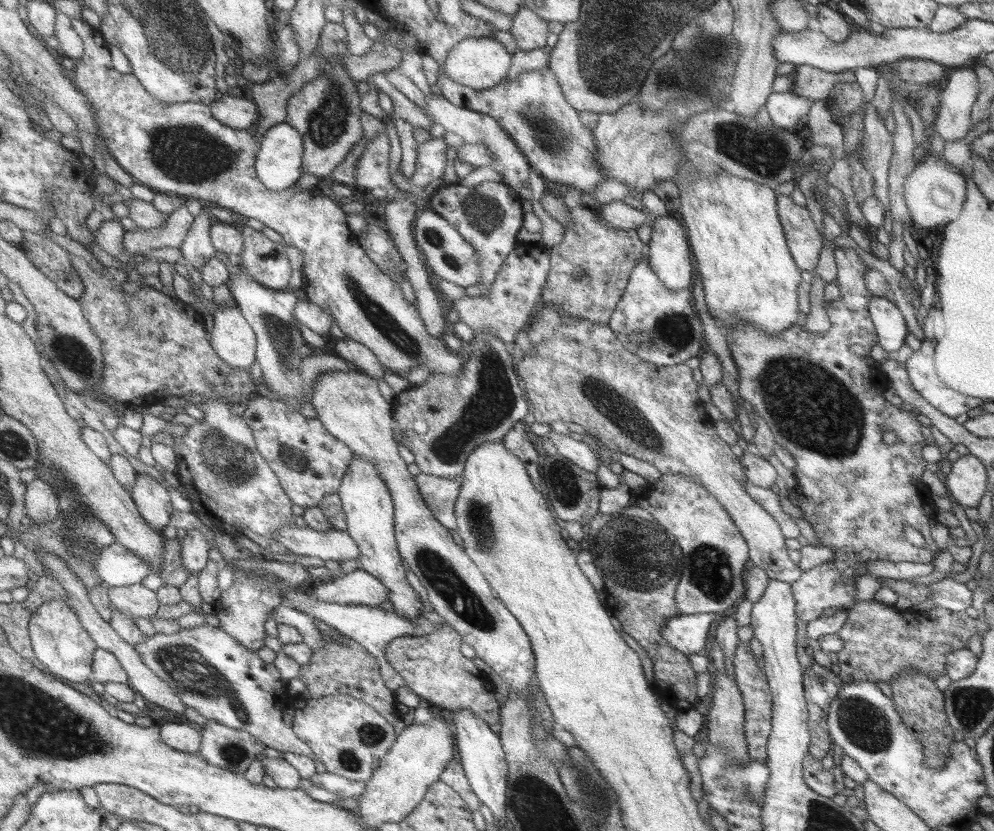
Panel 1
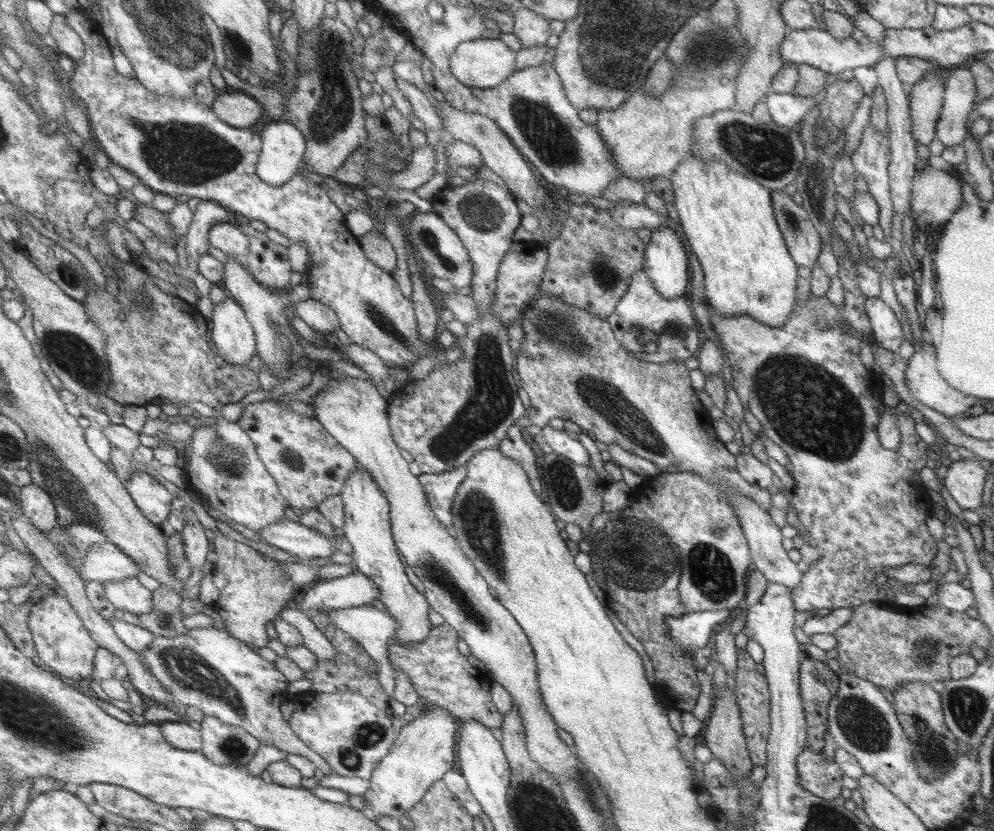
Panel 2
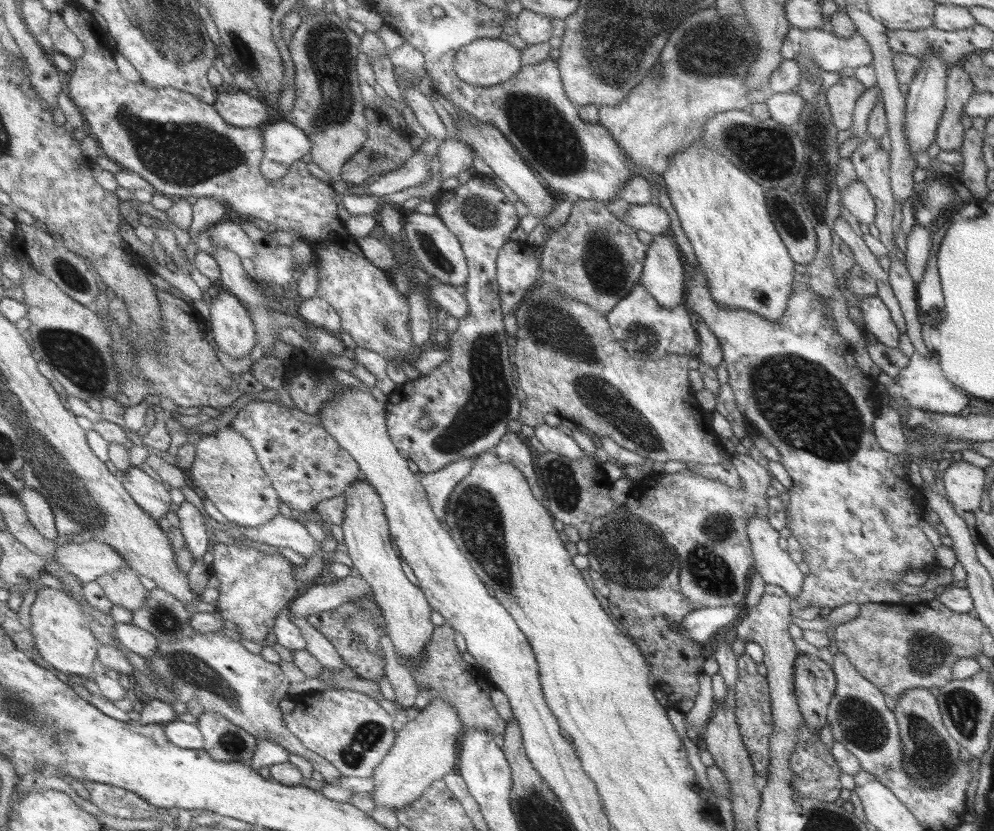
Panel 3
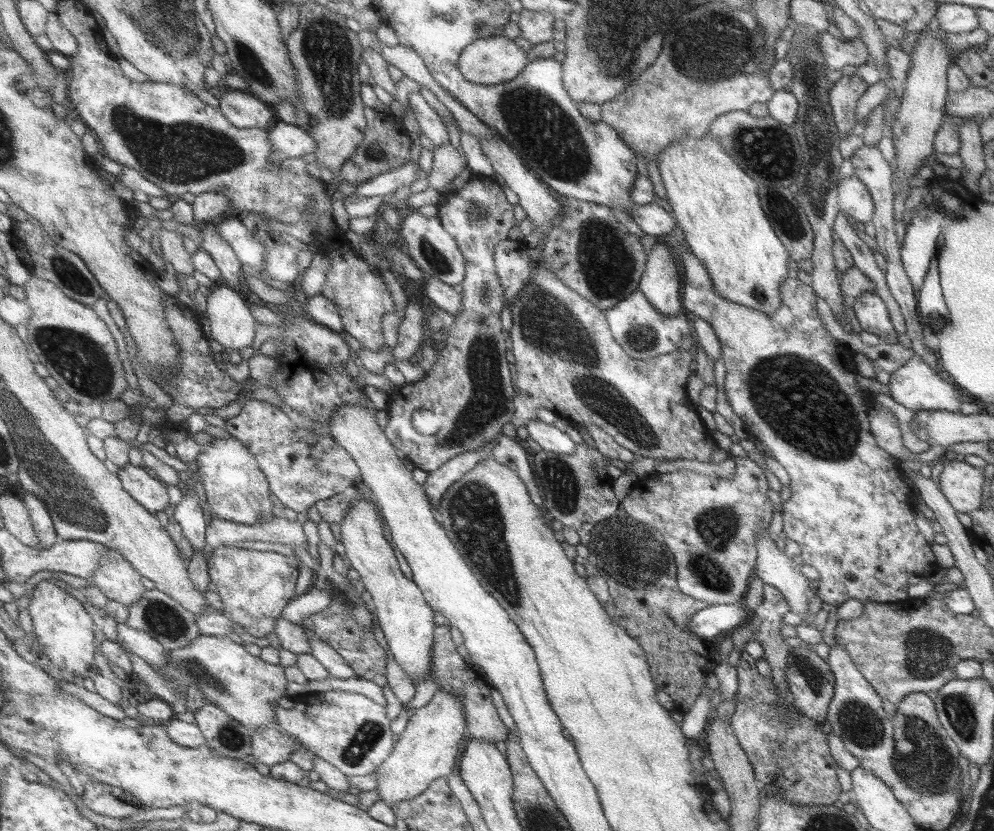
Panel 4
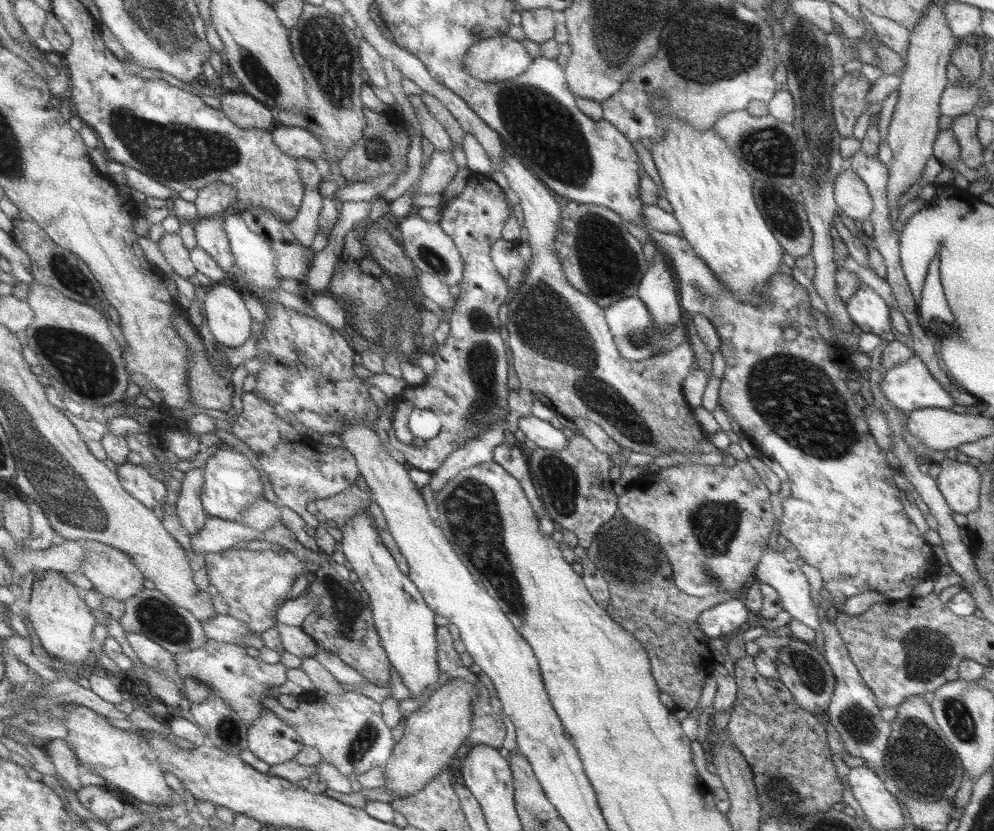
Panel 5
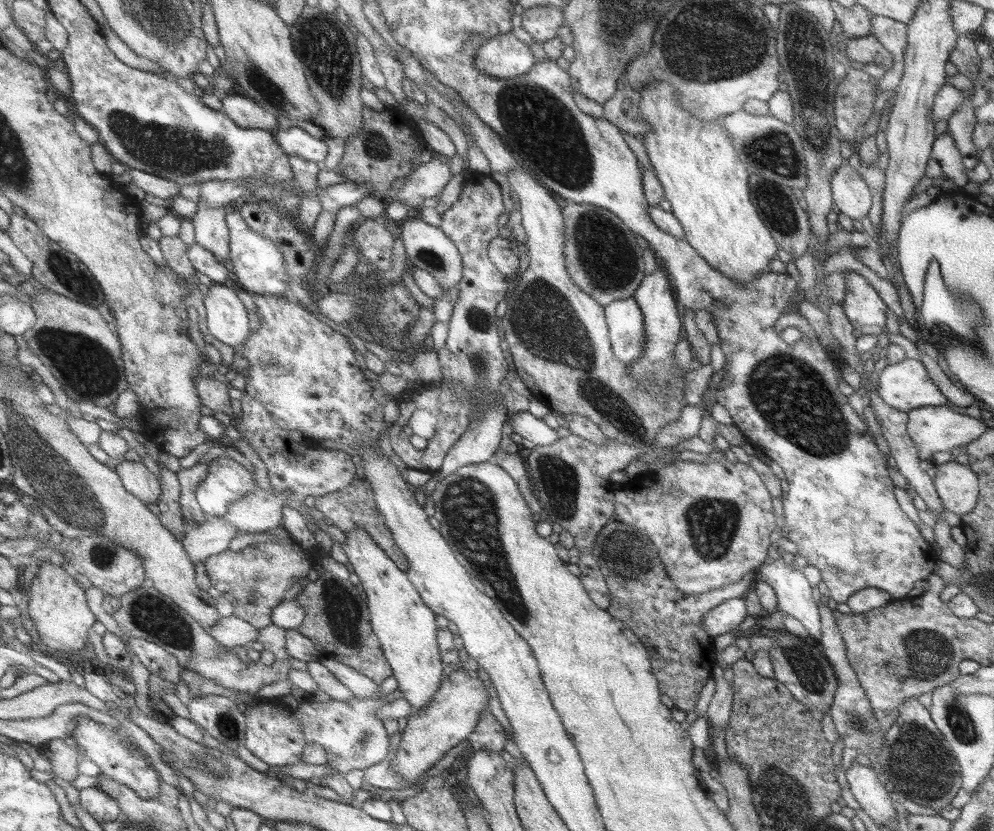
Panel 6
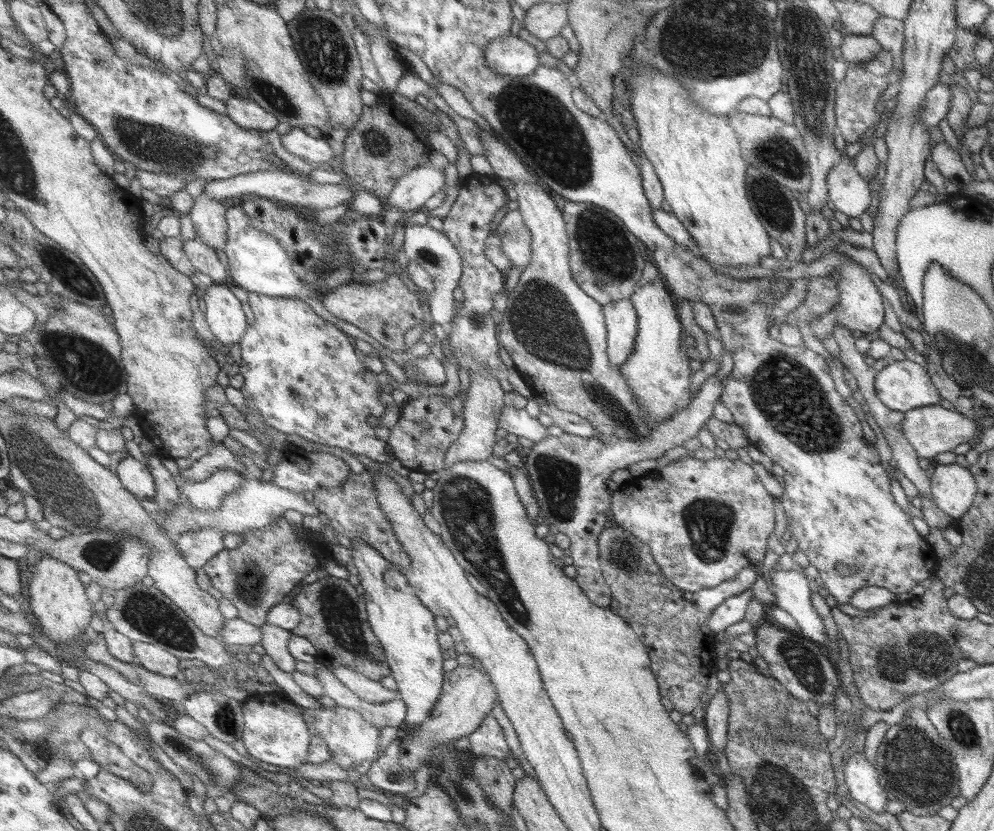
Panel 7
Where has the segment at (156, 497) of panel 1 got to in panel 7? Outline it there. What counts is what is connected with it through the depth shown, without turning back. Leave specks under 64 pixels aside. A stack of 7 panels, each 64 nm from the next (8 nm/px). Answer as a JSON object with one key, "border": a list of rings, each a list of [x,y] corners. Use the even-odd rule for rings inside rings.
{"border":[[[128,457],[119,461],[118,465],[114,467],[116,473],[120,475],[121,482],[136,497],[140,500],[153,500],[157,492],[156,482],[153,473],[147,464],[139,462],[135,458]]]}

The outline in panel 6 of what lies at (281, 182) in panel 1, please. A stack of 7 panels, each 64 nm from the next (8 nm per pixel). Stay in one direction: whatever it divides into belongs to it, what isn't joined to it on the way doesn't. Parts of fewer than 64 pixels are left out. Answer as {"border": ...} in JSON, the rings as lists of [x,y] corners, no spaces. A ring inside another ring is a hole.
{"border":[[[289,127],[288,130],[276,131],[275,135],[277,143],[289,157],[297,156],[313,163],[324,162],[327,158],[327,140],[317,140],[303,128]]]}

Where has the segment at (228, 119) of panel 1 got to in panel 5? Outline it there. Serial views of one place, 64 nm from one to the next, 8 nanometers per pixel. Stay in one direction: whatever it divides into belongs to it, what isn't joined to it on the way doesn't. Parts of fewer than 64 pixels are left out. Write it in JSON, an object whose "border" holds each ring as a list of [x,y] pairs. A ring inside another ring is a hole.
{"border":[[[224,92],[220,97],[222,99],[220,109],[237,126],[244,129],[255,128],[267,131],[274,130],[278,126],[275,111],[247,92]]]}

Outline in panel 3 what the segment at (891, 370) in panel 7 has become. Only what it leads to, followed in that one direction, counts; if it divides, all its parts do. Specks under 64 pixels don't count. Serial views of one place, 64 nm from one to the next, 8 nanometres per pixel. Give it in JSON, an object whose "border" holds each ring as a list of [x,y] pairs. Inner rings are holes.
{"border":[[[930,351],[928,357],[914,352],[908,358],[905,368],[894,378],[894,381],[894,384],[901,388],[901,396],[907,401],[908,406],[919,408],[924,412],[958,415],[971,398],[966,392],[953,386],[945,378],[933,351]]]}

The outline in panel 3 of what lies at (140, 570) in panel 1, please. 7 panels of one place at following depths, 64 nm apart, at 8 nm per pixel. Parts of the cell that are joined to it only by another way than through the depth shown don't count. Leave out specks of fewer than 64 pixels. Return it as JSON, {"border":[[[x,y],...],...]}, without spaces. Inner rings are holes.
{"border":[[[95,538],[83,544],[60,540],[56,559],[61,566],[76,574],[83,584],[128,568],[122,554]]]}

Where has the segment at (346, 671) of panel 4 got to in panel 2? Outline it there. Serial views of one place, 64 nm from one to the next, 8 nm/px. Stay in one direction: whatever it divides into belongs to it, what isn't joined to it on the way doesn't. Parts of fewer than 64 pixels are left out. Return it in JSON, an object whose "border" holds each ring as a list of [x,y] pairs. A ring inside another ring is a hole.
{"border":[[[295,604],[288,605],[278,618],[295,626],[301,632],[304,646],[309,648],[318,660],[335,660],[339,656],[331,640],[311,620],[311,614],[301,612]]]}

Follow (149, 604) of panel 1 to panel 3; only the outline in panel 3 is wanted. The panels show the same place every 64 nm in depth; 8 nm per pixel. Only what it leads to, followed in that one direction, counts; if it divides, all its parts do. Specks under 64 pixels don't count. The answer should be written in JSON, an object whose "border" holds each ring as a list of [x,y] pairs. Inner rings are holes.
{"border":[[[129,566],[115,574],[106,574],[97,582],[112,604],[133,612],[143,609],[150,597],[150,590],[141,584],[136,571]]]}

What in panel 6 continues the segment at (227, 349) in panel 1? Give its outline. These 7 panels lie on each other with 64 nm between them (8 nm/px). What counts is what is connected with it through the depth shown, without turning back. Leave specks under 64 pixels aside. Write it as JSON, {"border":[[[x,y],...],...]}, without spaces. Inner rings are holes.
{"border":[[[217,283],[204,297],[208,332],[227,346],[240,348],[251,334],[247,306],[239,294]]]}

